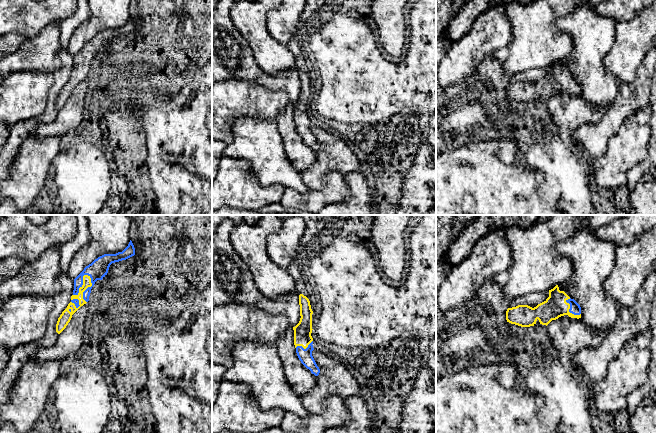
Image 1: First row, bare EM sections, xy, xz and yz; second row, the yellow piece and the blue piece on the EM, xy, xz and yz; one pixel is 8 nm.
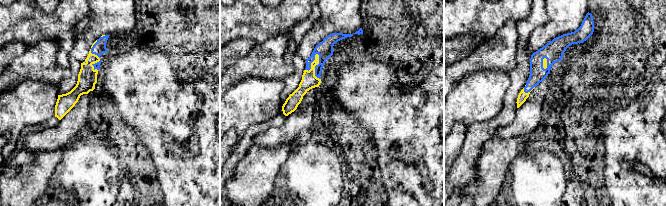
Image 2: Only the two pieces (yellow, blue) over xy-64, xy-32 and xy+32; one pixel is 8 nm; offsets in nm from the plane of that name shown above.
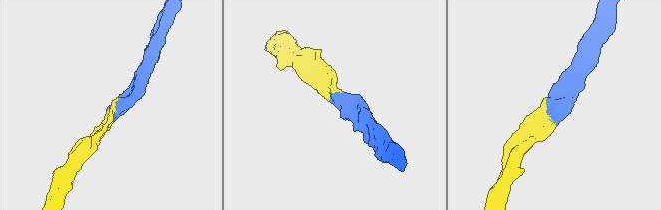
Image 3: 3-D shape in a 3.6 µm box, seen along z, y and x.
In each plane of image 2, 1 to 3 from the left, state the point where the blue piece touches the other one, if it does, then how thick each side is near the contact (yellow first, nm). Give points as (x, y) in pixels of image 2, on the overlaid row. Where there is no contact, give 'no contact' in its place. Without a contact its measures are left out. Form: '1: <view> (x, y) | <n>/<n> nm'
1: xy-64 (90, 50) | 160/100 nm
2: xy-32 (314, 67) | 120/140 nm
3: xy+32 (528, 92) | 70/130 nm

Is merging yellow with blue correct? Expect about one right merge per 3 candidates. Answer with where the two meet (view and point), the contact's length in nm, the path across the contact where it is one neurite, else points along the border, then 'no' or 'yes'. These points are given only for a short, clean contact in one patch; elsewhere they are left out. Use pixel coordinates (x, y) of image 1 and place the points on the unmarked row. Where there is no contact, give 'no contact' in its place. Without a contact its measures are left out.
contact xy (88, 62); length 240 nm; yes

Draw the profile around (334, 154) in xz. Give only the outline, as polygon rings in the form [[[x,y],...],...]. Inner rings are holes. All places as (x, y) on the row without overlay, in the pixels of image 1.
[[[315,125],[312,132],[320,149],[316,152],[315,163],[301,171],[305,185],[310,189],[321,189],[324,186],[324,176],[330,171],[337,171],[343,175],[359,171],[360,162],[345,141]]]

